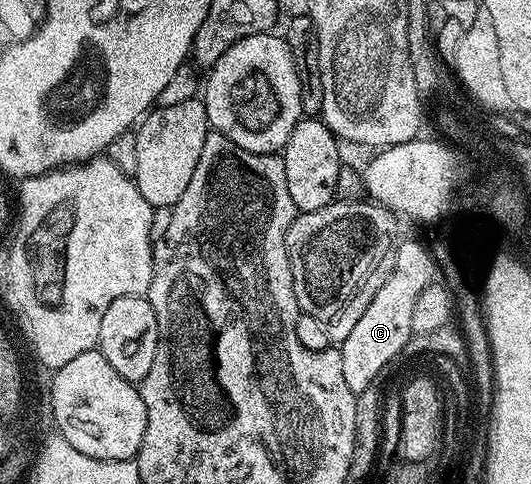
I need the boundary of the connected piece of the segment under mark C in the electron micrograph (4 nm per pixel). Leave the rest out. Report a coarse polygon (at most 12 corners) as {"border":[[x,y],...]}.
{"border":[[400,240],[393,271],[338,346],[358,394],[412,337],[437,277],[432,250]]}

